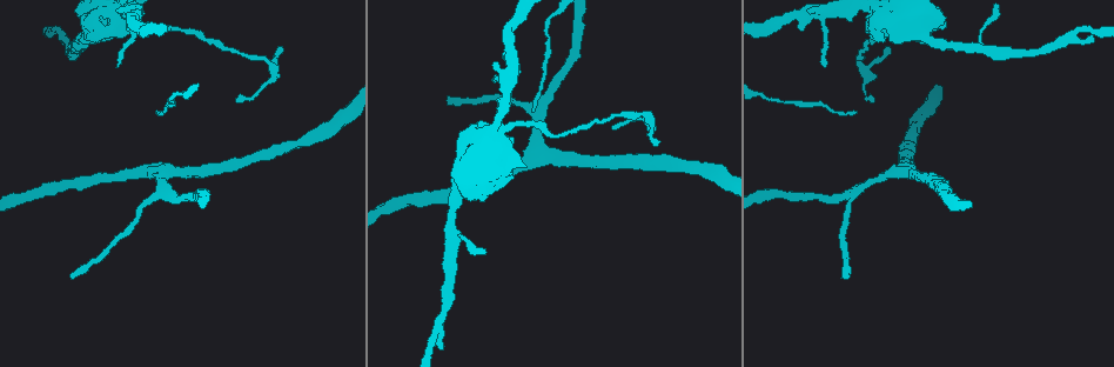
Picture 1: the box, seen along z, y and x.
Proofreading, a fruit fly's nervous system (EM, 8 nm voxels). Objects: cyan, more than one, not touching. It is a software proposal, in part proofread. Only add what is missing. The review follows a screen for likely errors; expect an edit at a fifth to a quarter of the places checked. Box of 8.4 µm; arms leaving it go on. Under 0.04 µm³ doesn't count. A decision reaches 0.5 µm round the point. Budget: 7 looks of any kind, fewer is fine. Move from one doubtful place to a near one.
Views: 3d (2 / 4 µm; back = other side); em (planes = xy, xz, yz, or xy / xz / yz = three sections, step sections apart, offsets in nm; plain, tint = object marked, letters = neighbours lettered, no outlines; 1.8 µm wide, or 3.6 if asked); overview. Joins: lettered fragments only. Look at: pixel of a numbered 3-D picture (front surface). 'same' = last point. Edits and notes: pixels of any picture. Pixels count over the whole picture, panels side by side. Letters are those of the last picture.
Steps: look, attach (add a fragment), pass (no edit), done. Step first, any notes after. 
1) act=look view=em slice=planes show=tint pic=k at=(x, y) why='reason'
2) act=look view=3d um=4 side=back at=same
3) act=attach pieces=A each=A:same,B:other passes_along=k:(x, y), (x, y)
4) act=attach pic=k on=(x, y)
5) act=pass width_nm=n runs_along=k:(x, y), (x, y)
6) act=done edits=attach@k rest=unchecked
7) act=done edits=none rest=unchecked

act=look view=3d um=4 side=back pic=1 at=(440, 346) why='an open end'

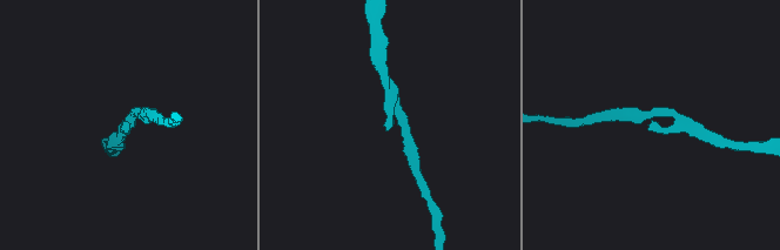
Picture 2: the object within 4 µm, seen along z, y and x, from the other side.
act=look view=em slice=xy step=8 show=plain pic=2 at=(122, 129)

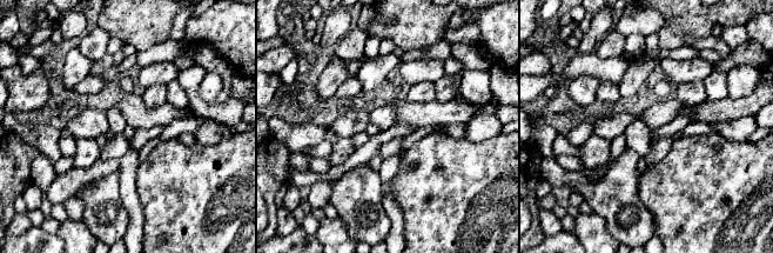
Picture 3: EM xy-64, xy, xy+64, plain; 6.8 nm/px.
act=look view=em slice=xy step=8 show=letters at=same

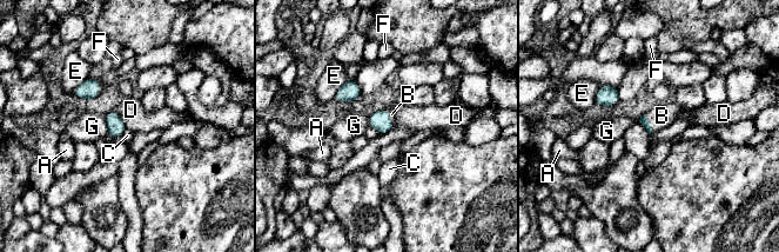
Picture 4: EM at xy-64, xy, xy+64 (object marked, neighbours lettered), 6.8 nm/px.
act=attach pieces=B each=A:other,B:same,C:other,D:other,E:other,F:other,G:other passes_along=4:(643, 120), (650, 124), (662, 115) found='the cell continues'

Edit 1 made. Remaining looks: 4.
act=look view=overview

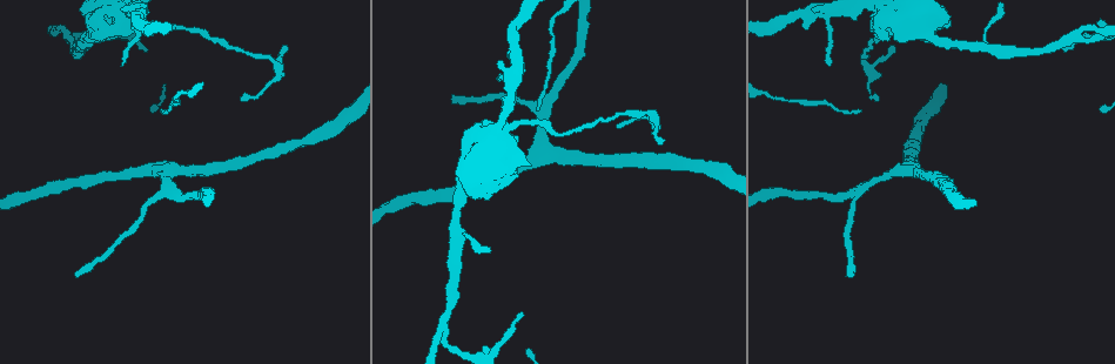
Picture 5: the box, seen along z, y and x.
act=look view=3d um=4 pic=5 at=(511, 127) why='thick turns thin'

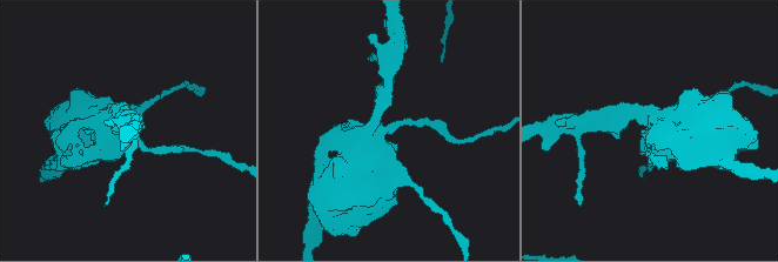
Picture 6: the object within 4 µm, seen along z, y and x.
act=look view=em um=3.6 slice=xz step=4 show=tint pic=6 at=(392, 130) why='need the tissue'

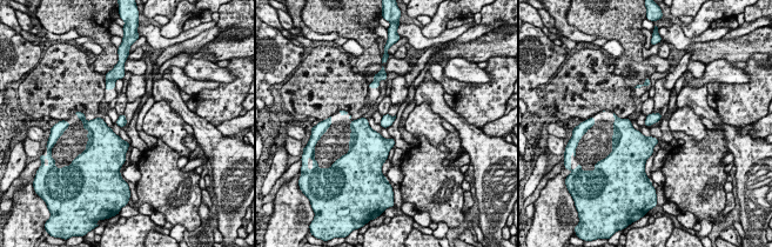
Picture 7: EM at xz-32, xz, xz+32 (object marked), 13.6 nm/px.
act=look view=em um=3.6 slice=yz step=4 show=letters at=same why='cut it another way'

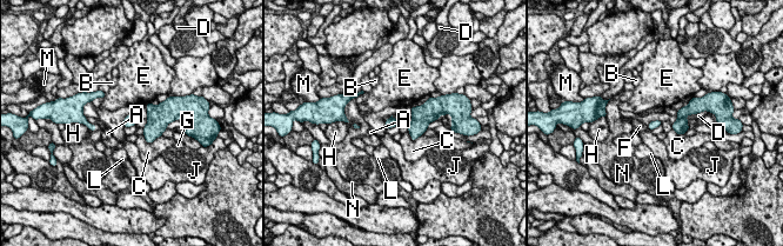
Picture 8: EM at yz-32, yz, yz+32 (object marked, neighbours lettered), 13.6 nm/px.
act=pass each=A:other,B:other,C:other,D:other,E:other,F:other,G:other,H:other,J:other,L:other,M:other,N:other border=8:(142, 134), (148, 143), (161, 135) found='none of them fits'

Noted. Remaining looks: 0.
act=done edits=attach@4 rest=unchecked

